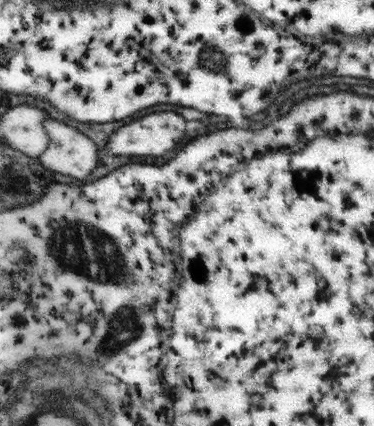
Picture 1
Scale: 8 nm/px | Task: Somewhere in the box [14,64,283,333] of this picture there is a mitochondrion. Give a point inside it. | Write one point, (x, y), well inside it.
(71, 247)

